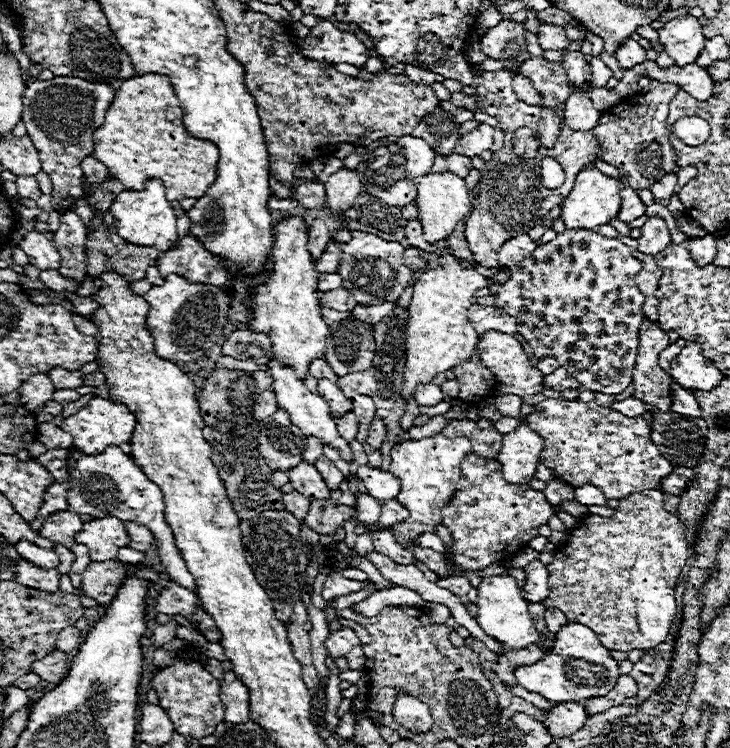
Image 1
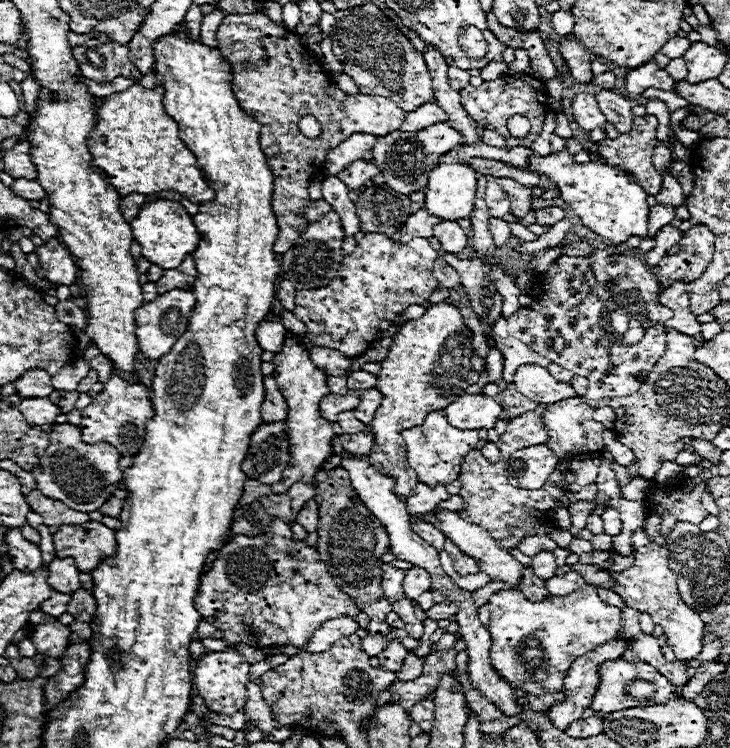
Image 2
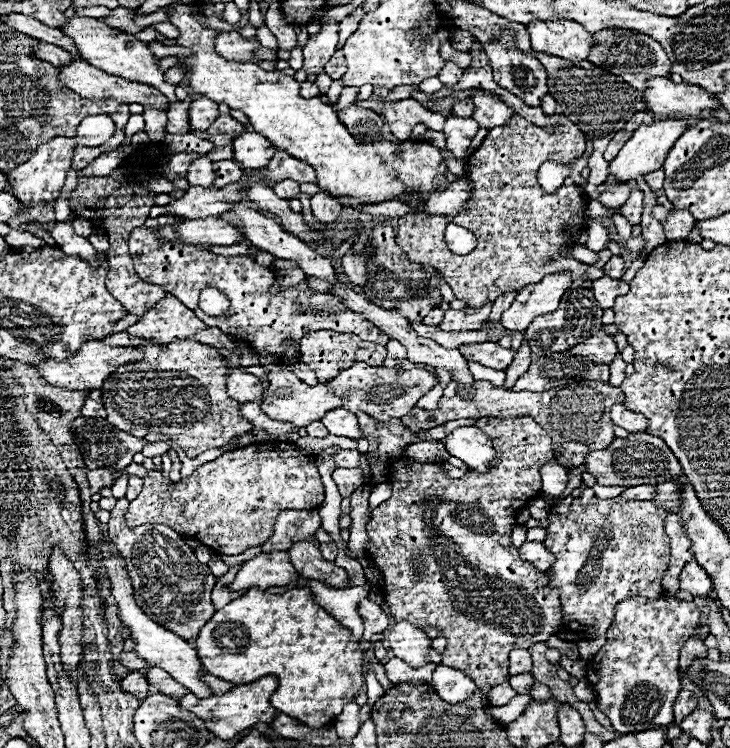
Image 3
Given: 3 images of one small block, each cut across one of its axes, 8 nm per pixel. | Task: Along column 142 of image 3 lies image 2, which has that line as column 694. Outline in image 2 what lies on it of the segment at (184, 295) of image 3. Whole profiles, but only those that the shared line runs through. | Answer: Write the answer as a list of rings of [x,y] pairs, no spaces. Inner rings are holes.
[[[706,226],[690,228],[680,240],[680,252],[662,258],[658,266],[652,266],[652,274],[656,276],[660,286],[670,286],[672,282],[692,282],[700,278],[706,266],[712,262],[714,254],[714,234]]]

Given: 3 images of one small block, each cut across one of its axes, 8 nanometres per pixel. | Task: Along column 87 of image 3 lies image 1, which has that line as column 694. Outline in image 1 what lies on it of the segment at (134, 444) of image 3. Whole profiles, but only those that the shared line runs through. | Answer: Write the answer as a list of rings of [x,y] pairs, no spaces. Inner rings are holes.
[[[650,412],[652,440],[672,466],[696,468],[706,444],[706,422],[676,412]]]

